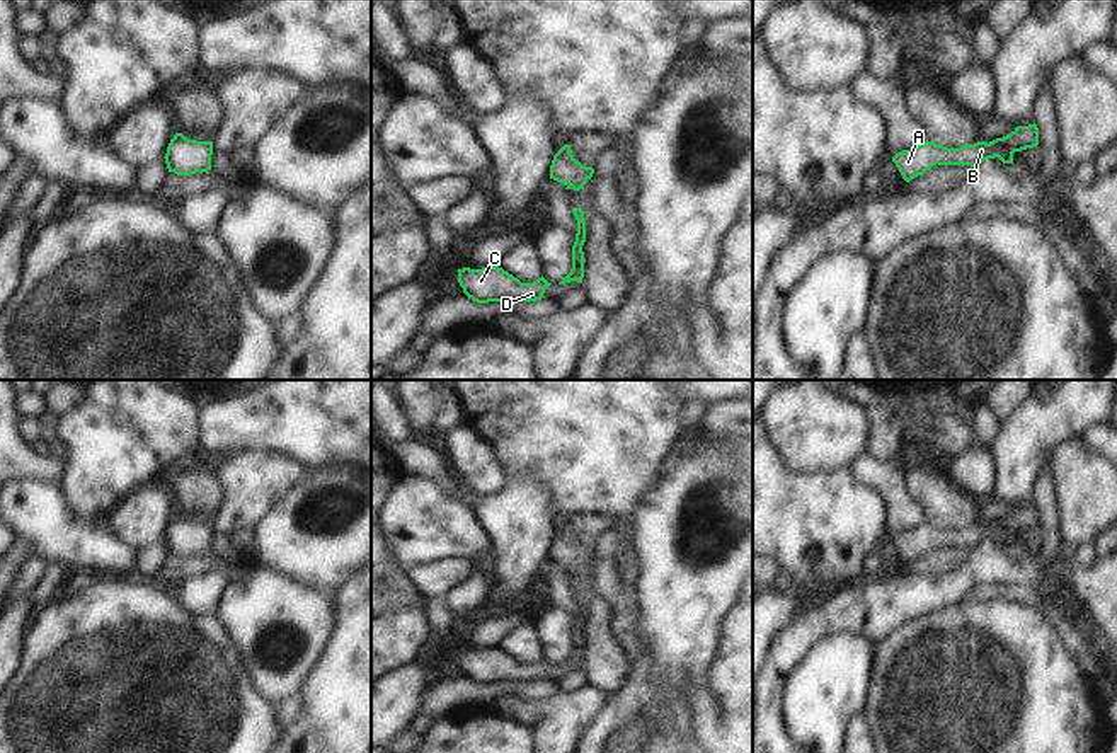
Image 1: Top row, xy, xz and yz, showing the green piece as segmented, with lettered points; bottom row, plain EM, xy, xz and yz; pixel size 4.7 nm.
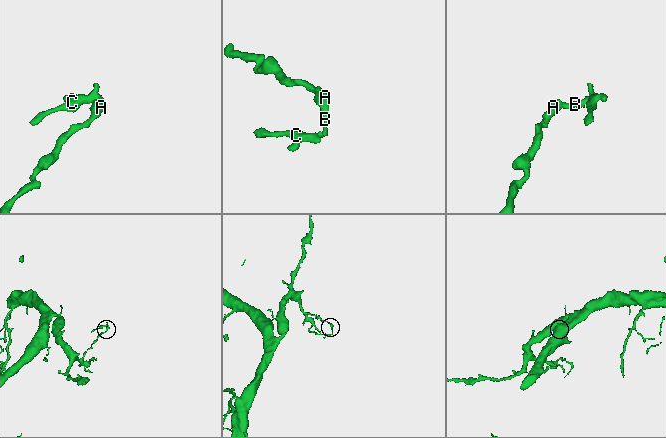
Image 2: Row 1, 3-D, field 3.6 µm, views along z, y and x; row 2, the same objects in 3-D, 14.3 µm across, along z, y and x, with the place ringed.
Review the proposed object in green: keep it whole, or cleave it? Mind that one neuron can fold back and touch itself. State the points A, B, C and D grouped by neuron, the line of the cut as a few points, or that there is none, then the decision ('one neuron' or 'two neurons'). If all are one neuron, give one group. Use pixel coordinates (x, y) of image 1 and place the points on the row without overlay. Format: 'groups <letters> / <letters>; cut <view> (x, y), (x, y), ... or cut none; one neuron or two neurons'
groups A B C D; cut none; one neuron

